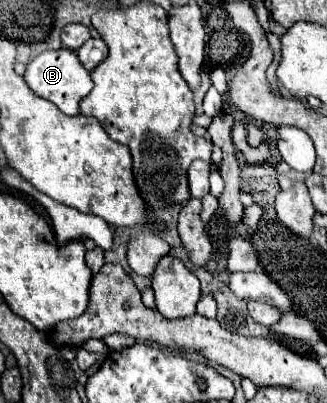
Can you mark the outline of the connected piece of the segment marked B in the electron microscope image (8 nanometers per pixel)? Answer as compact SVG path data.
M59 48L59 50L45 50L41 52L35 60L27 64L27 70L23 74L27 86L41 98L51 100L63 114L67 116L77 116L79 112L79 102L91 92L93 82L85 66L79 62L77 52L69 48Z

